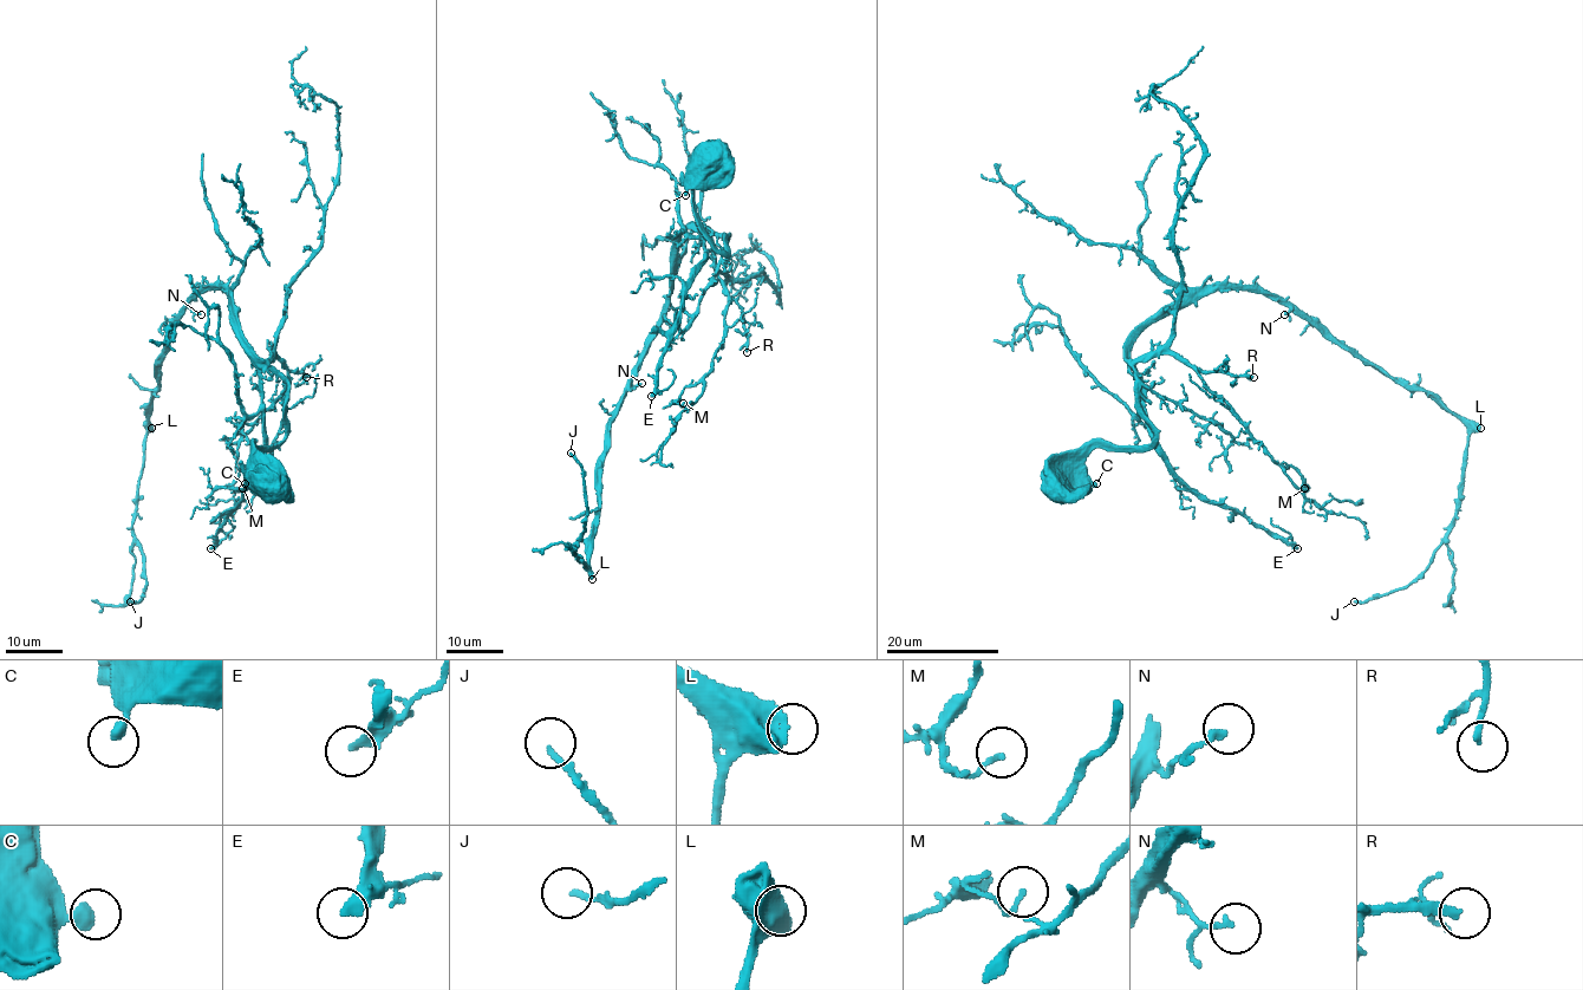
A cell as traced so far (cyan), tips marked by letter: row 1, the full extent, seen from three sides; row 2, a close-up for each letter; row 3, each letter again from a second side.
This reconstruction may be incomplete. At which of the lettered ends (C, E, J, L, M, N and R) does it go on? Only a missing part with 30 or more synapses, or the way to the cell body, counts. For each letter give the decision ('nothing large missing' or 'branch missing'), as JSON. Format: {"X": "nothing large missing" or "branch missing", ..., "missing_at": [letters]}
{"C": "nothing large missing", "E": "branch missing", "J": "nothing large missing", "L": "branch missing", "M": "nothing large missing", "N": "nothing large missing", "R": "nothing large missing", "missing_at": ["E", "L"]}

